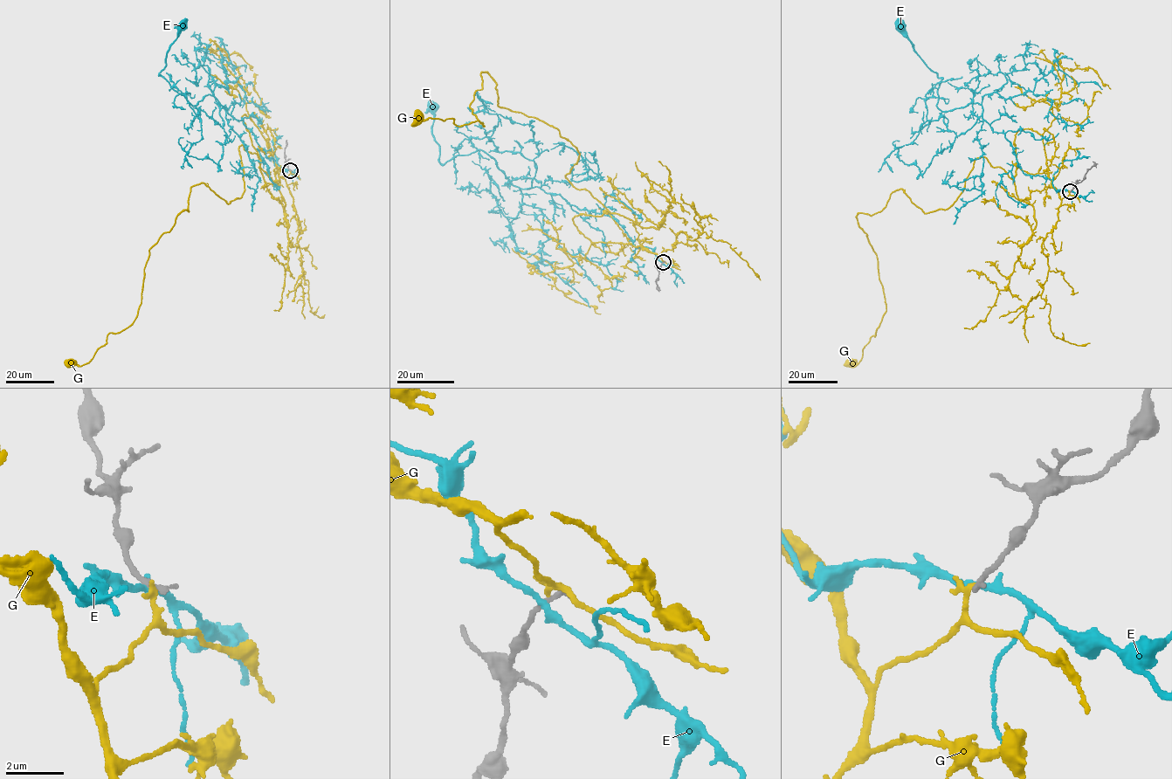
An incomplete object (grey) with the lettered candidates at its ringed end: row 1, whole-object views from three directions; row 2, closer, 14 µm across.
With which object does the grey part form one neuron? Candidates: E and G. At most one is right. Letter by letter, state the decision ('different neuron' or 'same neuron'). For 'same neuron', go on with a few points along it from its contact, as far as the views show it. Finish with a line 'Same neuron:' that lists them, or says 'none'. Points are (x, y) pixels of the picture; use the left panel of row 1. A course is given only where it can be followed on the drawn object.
E: different neuron
G: same neuron; course (290, 169), (244, 114), (260, 162), (240, 145), (240, 197), (192, 185), (149, 251), (136, 318), (70, 362)
Same neuron: G

